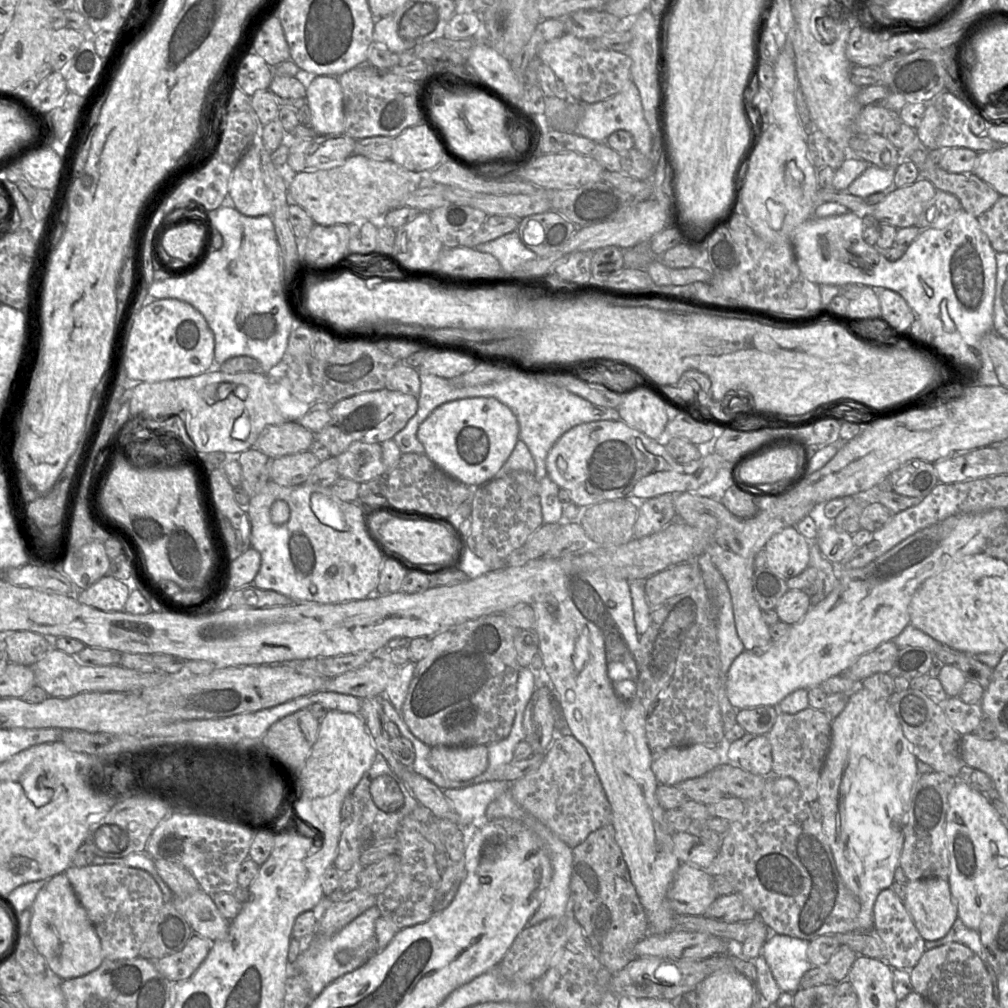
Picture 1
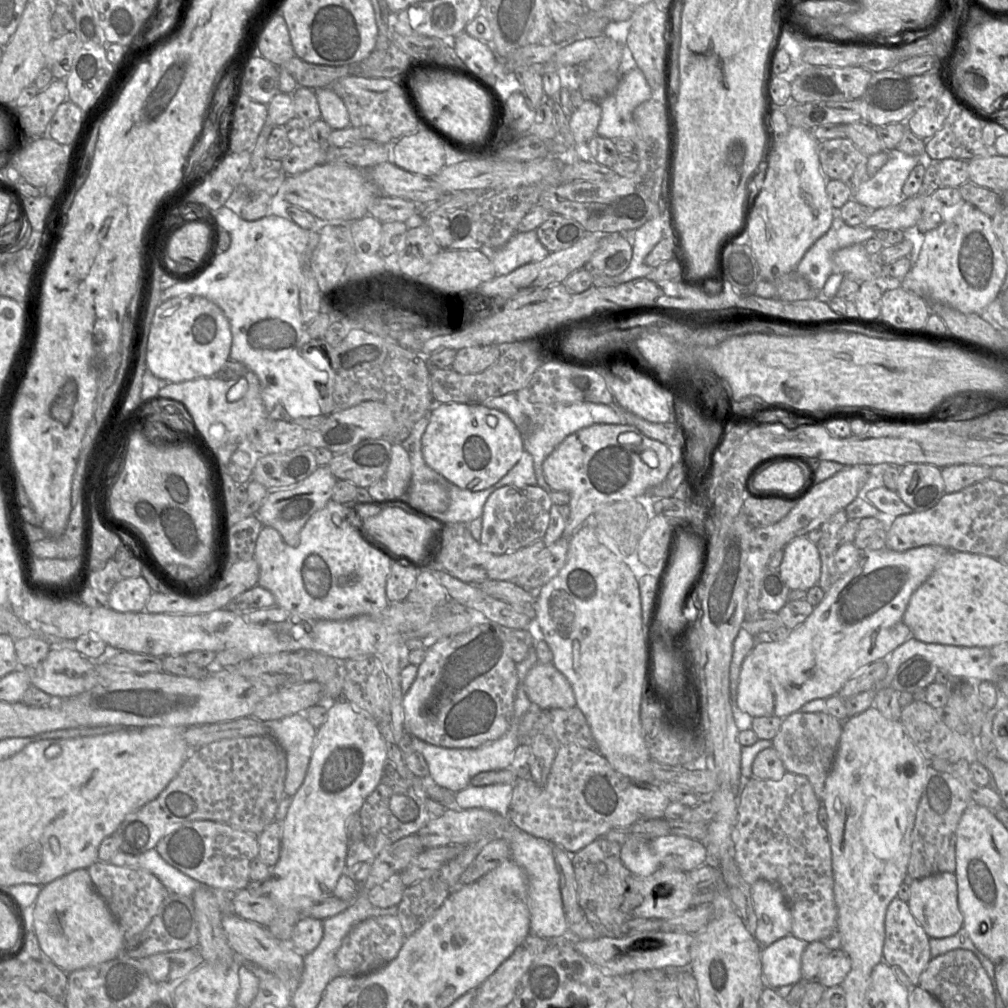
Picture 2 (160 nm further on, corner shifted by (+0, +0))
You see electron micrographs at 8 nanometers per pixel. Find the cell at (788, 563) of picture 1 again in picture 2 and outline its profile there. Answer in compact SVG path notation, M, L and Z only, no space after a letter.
M799 536L784 548L778 571L790 590L808 591L818 585L821 576L821 559L817 544L807 536Z

